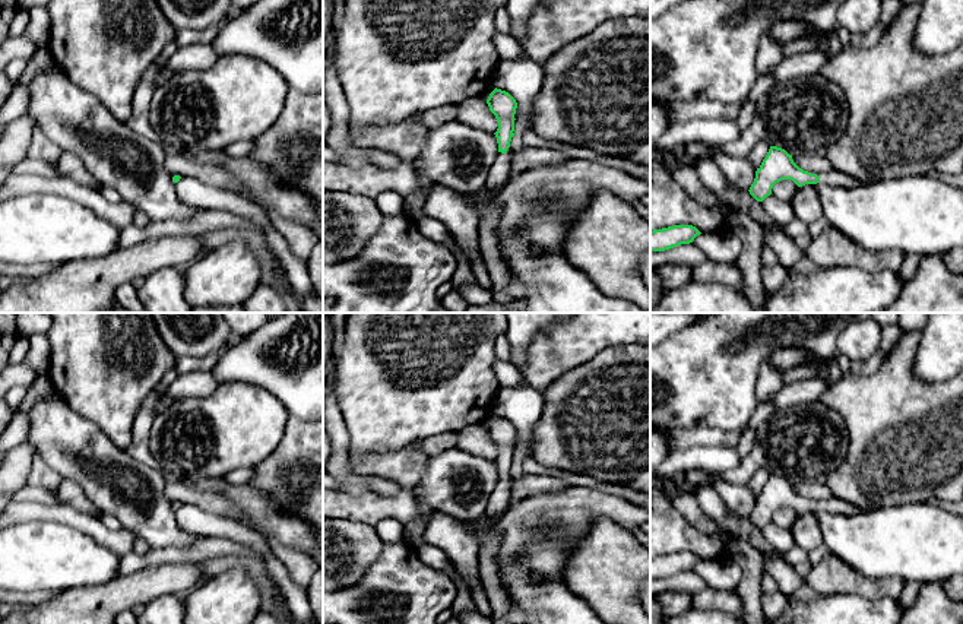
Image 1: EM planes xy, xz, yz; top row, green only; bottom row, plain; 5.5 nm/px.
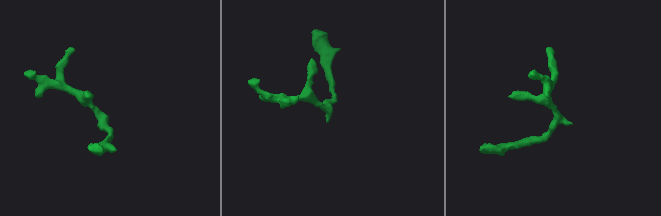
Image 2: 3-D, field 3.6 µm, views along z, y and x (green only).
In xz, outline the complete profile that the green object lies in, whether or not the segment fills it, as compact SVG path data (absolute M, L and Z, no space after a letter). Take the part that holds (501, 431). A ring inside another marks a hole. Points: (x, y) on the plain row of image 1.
M495 415L490 421L487 431L498 450L498 456L494 460L498 471L498 482L490 495L485 510L487 520L492 525L513 501L507 488L507 478L511 465L514 463L514 441L517 430L509 419Z

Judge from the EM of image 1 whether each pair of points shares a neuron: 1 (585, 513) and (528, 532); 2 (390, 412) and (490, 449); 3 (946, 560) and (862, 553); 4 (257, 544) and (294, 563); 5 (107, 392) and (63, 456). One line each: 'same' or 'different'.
1: same
2: different
3: same
4: different
5: different

